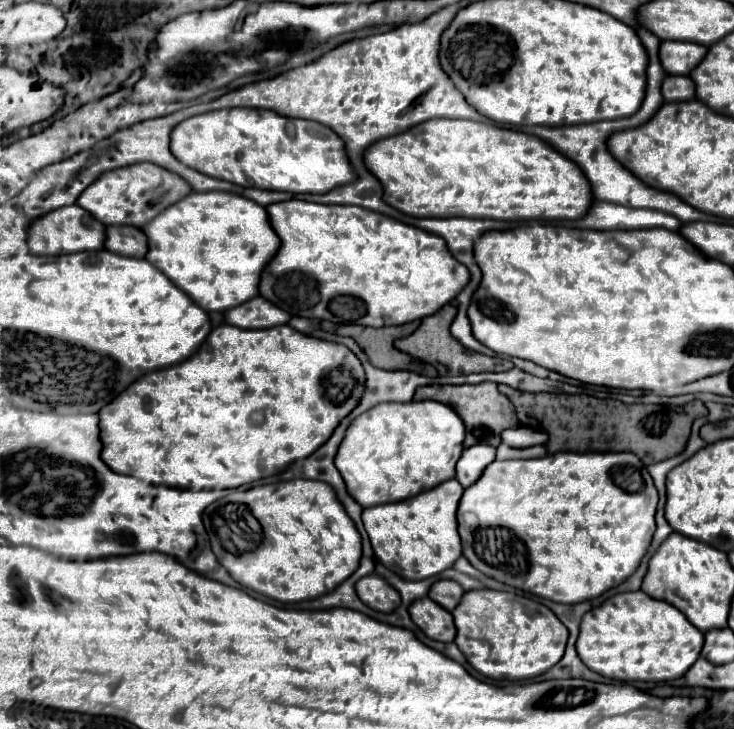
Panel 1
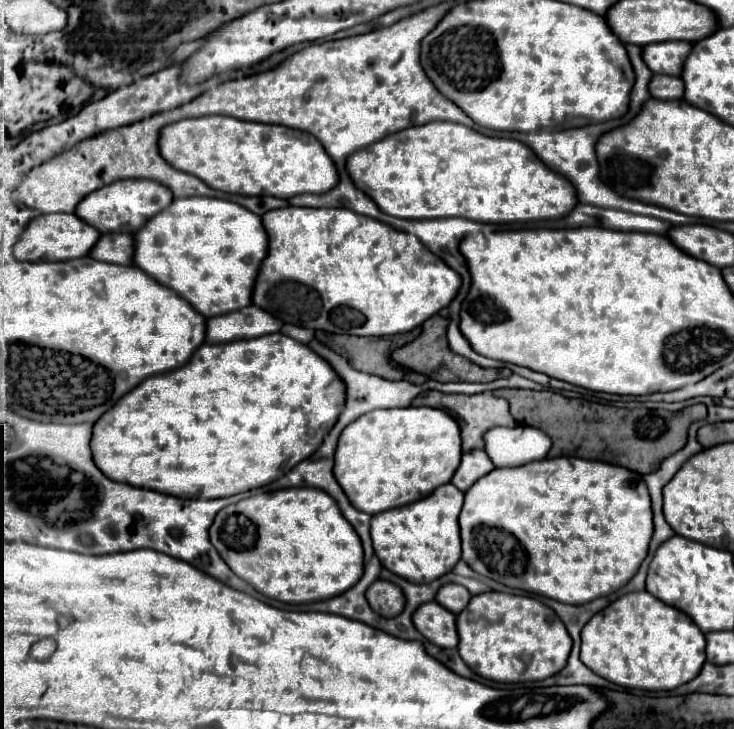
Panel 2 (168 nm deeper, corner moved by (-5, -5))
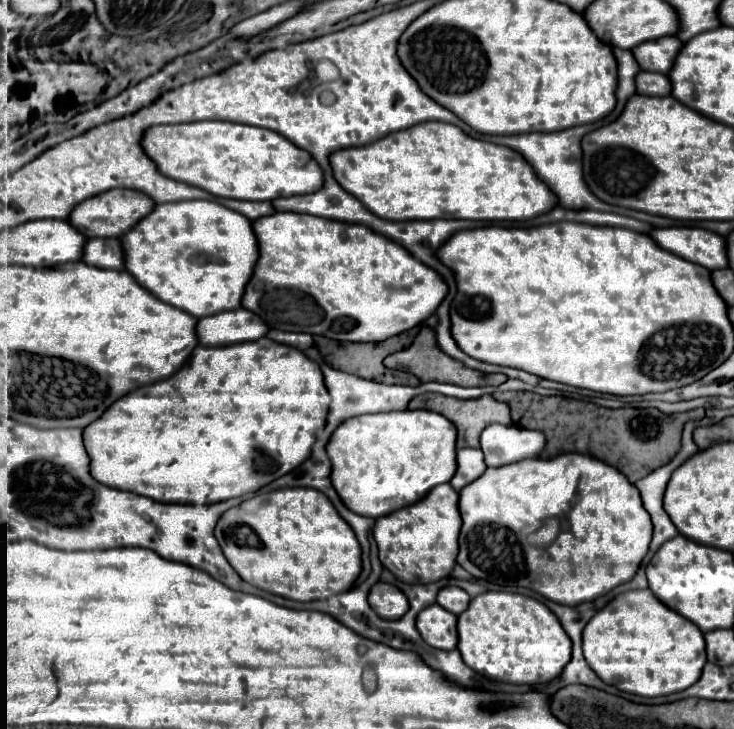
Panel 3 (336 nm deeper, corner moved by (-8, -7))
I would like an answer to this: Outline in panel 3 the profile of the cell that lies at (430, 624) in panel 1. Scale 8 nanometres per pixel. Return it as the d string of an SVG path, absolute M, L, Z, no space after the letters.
M437 603L417 615L417 629L423 641L435 649L451 651L457 647L457 617Z

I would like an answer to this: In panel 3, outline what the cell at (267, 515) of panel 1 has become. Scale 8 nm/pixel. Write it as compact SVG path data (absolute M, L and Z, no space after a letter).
M295 487L255 495L243 501L239 507L223 513L215 527L215 537L231 567L247 583L293 601L327 599L347 591L361 573L361 545L355 533L351 533L351 527L339 517L339 513L335 513L333 503L327 501L327 497L323 497L323 493L317 489Z

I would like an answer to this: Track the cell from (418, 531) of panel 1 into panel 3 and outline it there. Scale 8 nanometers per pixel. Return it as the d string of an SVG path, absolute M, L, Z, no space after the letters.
M437 485L421 501L407 505L395 513L379 517L373 527L373 537L379 547L379 559L399 581L431 583L449 577L459 553L459 493L449 485Z

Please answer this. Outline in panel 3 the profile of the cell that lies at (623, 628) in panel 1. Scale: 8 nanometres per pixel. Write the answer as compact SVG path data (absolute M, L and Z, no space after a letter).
M649 589L627 591L609 601L583 629L583 655L605 683L641 697L671 695L691 687L707 663L699 627L665 607Z

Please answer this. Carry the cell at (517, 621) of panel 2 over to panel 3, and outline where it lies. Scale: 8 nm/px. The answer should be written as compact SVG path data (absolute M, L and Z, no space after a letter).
M487 591L471 599L465 613L457 621L459 645L463 661L479 675L513 683L533 685L545 683L561 675L571 659L571 639L563 633L557 617L537 599L521 593Z

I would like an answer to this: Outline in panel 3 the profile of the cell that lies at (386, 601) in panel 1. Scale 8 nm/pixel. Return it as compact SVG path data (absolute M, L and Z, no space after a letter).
M377 581L369 591L369 605L383 619L399 619L407 613L409 603L401 589L391 583Z

